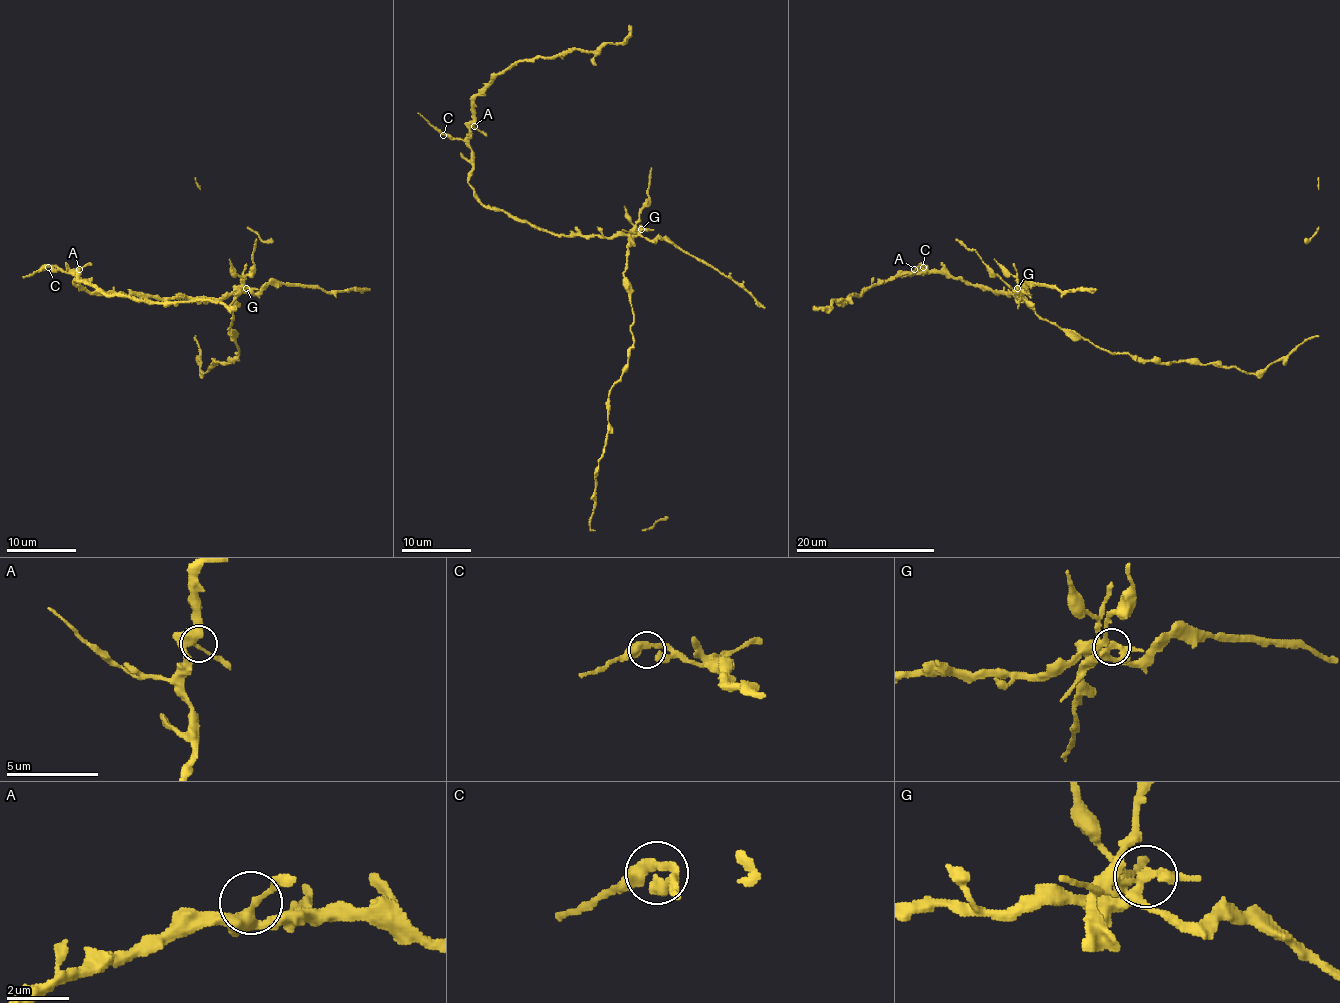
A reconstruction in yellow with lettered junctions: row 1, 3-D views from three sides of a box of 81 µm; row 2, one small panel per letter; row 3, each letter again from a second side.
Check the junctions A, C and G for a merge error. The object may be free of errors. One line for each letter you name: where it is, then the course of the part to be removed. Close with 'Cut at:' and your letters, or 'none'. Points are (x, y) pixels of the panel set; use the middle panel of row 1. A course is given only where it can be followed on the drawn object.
G: place (641, 229); course (641, 229), (629, 234), (624, 271), (633, 344), (628, 368), (608, 396), (591, 530)
Cut at: G

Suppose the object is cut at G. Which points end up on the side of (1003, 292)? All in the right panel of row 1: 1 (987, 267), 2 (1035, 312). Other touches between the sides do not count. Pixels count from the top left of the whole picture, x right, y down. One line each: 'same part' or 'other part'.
1: other part
2: other part

